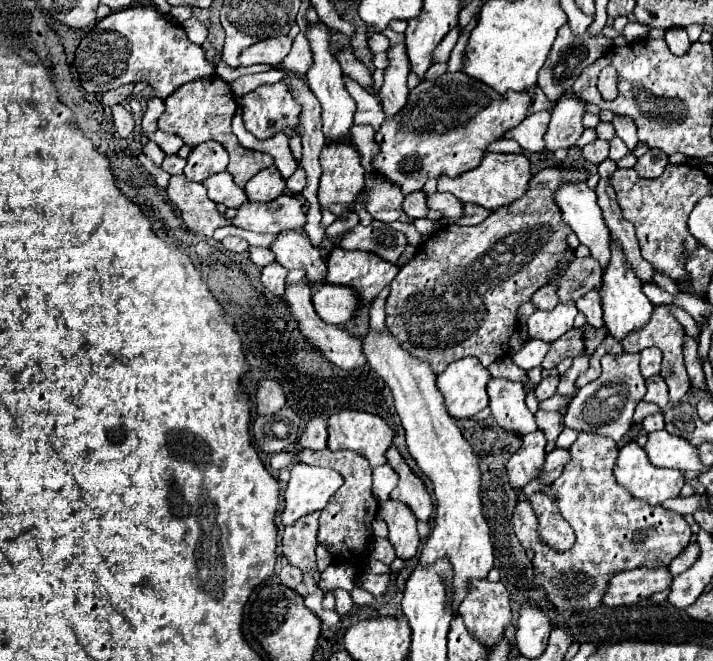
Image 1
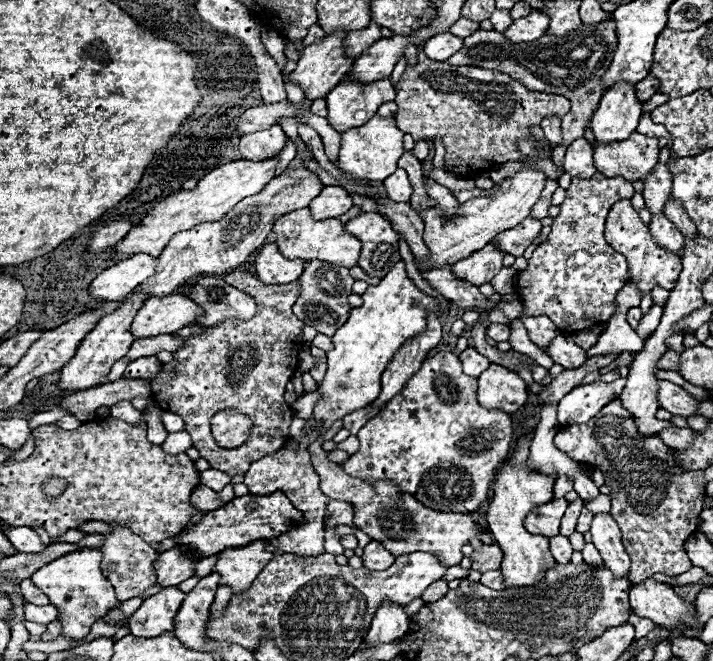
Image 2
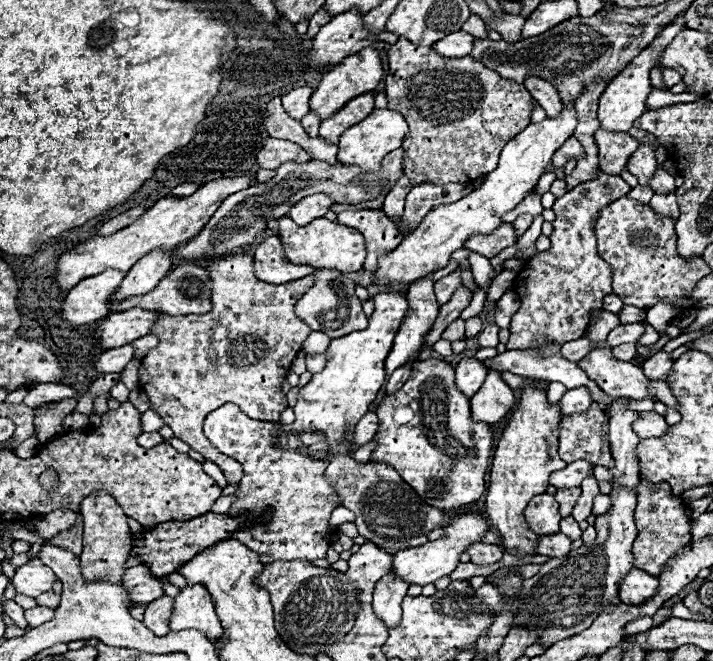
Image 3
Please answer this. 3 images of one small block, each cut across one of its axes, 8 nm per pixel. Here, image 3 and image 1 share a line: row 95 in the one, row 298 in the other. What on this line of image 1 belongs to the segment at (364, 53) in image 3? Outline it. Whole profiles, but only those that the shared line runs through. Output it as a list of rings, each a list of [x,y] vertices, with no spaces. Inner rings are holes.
[[[322,284],[314,292],[312,304],[326,324],[344,326],[344,322],[348,322],[360,308],[360,296],[356,294],[358,292],[352,292],[350,286]]]

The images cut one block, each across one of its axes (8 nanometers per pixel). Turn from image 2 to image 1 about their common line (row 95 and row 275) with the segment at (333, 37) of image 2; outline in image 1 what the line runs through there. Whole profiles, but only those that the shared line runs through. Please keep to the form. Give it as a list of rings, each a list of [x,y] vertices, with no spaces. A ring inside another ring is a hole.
[[[282,232],[272,244],[272,252],[286,270],[302,268],[312,286],[326,282],[326,264],[320,248],[314,248],[300,232]]]

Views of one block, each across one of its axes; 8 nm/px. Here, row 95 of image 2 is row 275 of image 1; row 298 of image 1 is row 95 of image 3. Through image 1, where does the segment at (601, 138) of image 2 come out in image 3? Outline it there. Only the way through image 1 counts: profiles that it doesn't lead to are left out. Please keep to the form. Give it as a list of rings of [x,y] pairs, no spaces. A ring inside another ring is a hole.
[[[684,16],[674,18],[668,26],[664,26],[662,32],[658,32],[658,36],[652,40],[652,44],[648,44],[648,48],[644,48],[624,70],[620,70],[610,84],[606,86],[606,90],[600,96],[600,106],[598,106],[598,120],[600,126],[612,132],[628,132],[632,128],[632,122],[642,116],[646,112],[646,98],[650,94],[650,70],[660,66],[662,68],[662,52],[664,48],[672,42],[672,36],[678,36],[680,30],[686,28],[686,20]]]

